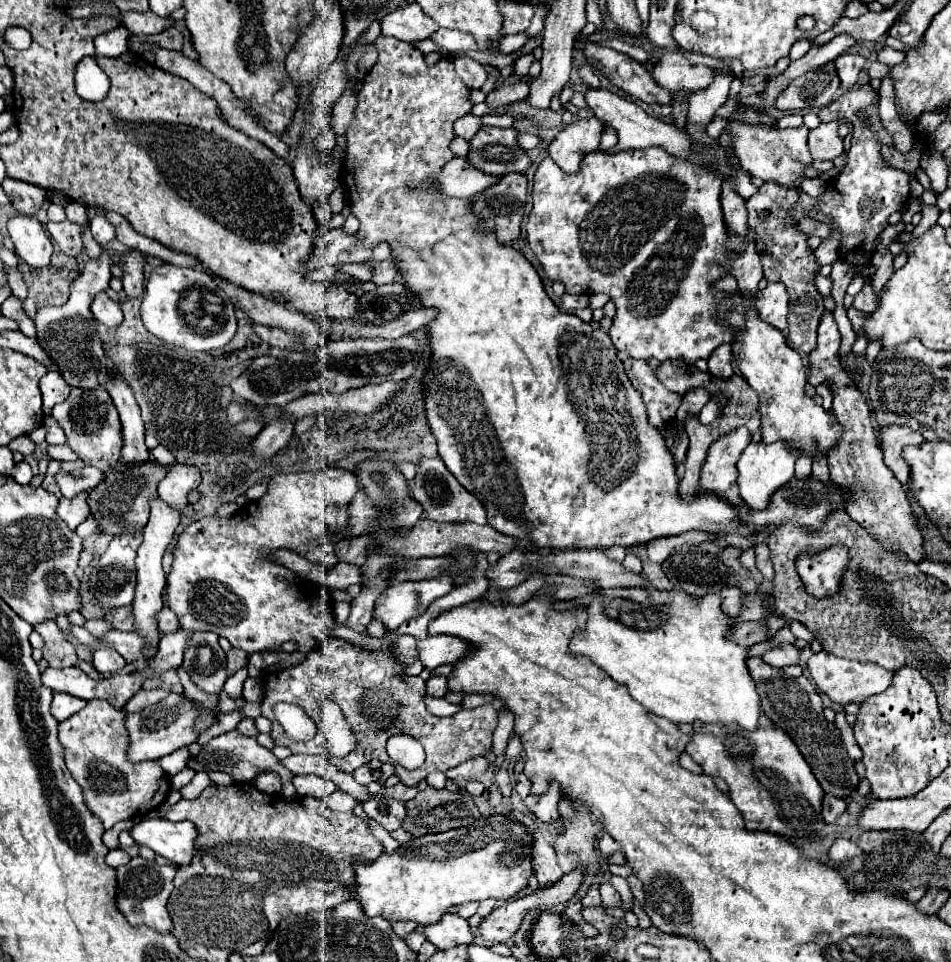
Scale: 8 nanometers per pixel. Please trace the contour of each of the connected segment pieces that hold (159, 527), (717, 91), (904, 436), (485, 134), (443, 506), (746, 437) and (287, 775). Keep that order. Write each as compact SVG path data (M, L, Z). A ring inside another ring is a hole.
M159 495L151 497L149 501L151 507L151 515L147 525L143 527L143 543L137 549L137 589L135 589L135 599L133 599L133 613L135 613L135 631L141 633L143 637L147 637L147 649L145 653L151 653L149 659L153 659L157 645L159 645L159 631L155 625L155 613L163 609L161 603L161 591L165 587L165 573L161 569L161 559L163 553L167 549L167 545L173 539L173 533L181 521L181 513L177 509L173 509L169 503L165 503Z
M717 71L717 81L709 85L709 89L701 93L693 93L689 99L689 113L687 113L687 131L693 139L697 139L697 149L701 145L709 145L713 141L705 133L705 125L713 119L713 113L727 101L727 91L731 85L733 77L727 73Z
M887 425L879 427L881 439L879 439L879 449L883 451L883 461L885 465L893 471L893 475L907 485L909 481L909 469L905 461L901 461L901 449L903 445L919 445L923 441L919 431L913 431L909 427L899 427L899 425Z
M481 127L473 137L469 163L489 175L507 175L507 173L525 173L531 165L531 159L525 149L517 143L517 129L499 129L499 127Z
M421 457L419 461L419 469L415 475L415 487L413 487L413 497L415 501L419 501L423 505L423 511L427 513L427 519L431 521L439 521L439 523L465 523L465 521L473 521L473 523L487 523L485 517L485 507L481 505L481 501L471 495L445 467L445 463L439 457L433 459L425 459Z
M737 427L725 435L721 435L707 451L705 465L701 467L699 487L705 491L715 491L729 499L739 511L739 517L747 517L745 503L741 501L737 487L737 469L735 463L743 449L751 443L751 433L747 427Z
M233 729L233 731L229 731L229 733L223 733L223 735L211 739L211 741L201 749L201 753L199 753L197 759L203 761L203 765L205 765L207 769L221 769L223 773L231 775L235 783L253 783L253 779L255 779L257 775L267 773L267 771L277 773L277 775L281 777L281 783L283 783L283 791L281 791L283 797L285 797L285 799L293 799L293 797L297 795L297 791L295 791L293 783L291 783L291 779L293 779L295 775L293 775L287 767L283 767L281 761L279 761L267 747L259 745L255 737L243 735L239 729Z

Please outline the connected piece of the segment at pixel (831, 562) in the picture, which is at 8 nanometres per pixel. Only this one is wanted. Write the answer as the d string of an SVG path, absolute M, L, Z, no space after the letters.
M837 545L817 555L801 555L801 559L797 559L797 571L811 595L825 597L839 591L847 559L847 549L841 549Z

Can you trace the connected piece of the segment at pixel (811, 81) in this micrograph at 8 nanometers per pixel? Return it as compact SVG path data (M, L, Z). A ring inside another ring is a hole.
M829 61L827 65L793 79L777 97L775 105L781 111L827 107L839 89L839 83L841 81L835 71L835 61Z

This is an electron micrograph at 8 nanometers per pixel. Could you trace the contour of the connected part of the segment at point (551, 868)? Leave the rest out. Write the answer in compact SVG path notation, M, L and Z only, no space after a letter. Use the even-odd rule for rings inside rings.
M527 829L533 835L533 869L535 869L535 877L539 881L541 887L557 883L563 877L563 871L557 863L557 855L555 849L541 837L539 831Z

